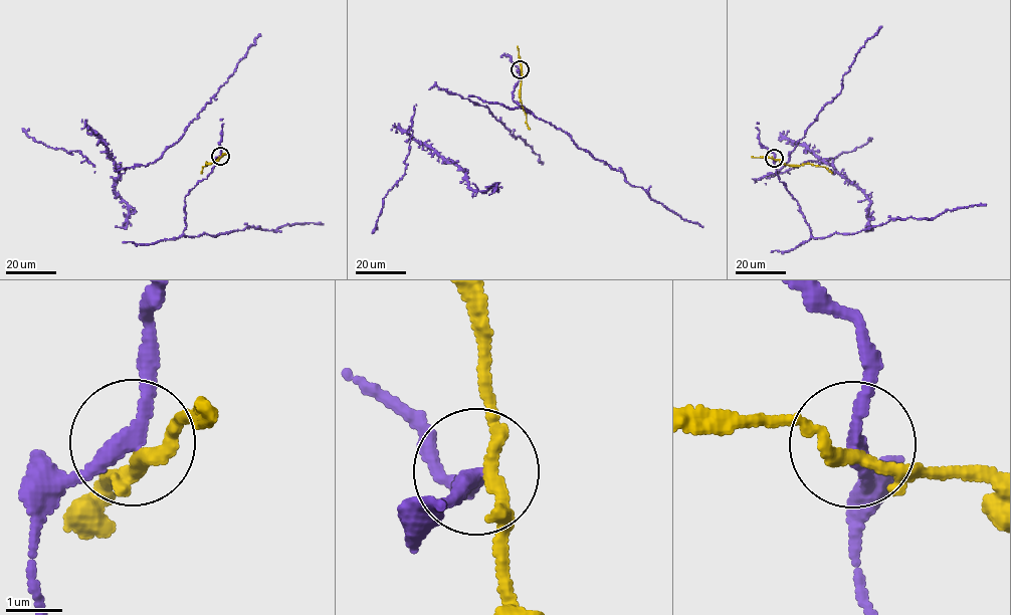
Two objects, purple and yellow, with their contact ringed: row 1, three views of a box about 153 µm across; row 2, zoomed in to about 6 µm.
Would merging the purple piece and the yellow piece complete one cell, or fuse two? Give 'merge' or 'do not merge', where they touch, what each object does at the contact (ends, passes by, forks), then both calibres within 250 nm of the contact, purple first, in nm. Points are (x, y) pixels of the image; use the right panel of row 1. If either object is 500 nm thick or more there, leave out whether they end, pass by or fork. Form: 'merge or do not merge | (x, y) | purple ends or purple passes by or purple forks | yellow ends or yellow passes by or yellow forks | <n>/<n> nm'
do not merge | (774, 158) | purple passes by | yellow passes by | 240/220 nm

